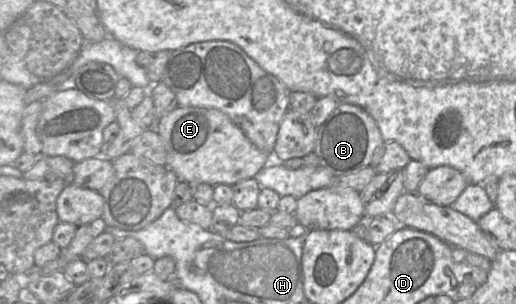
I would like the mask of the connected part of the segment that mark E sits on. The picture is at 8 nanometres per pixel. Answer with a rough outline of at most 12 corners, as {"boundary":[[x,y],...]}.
{"boundary":[[177,107],[157,120],[178,182],[233,186],[268,154],[227,115]]}

